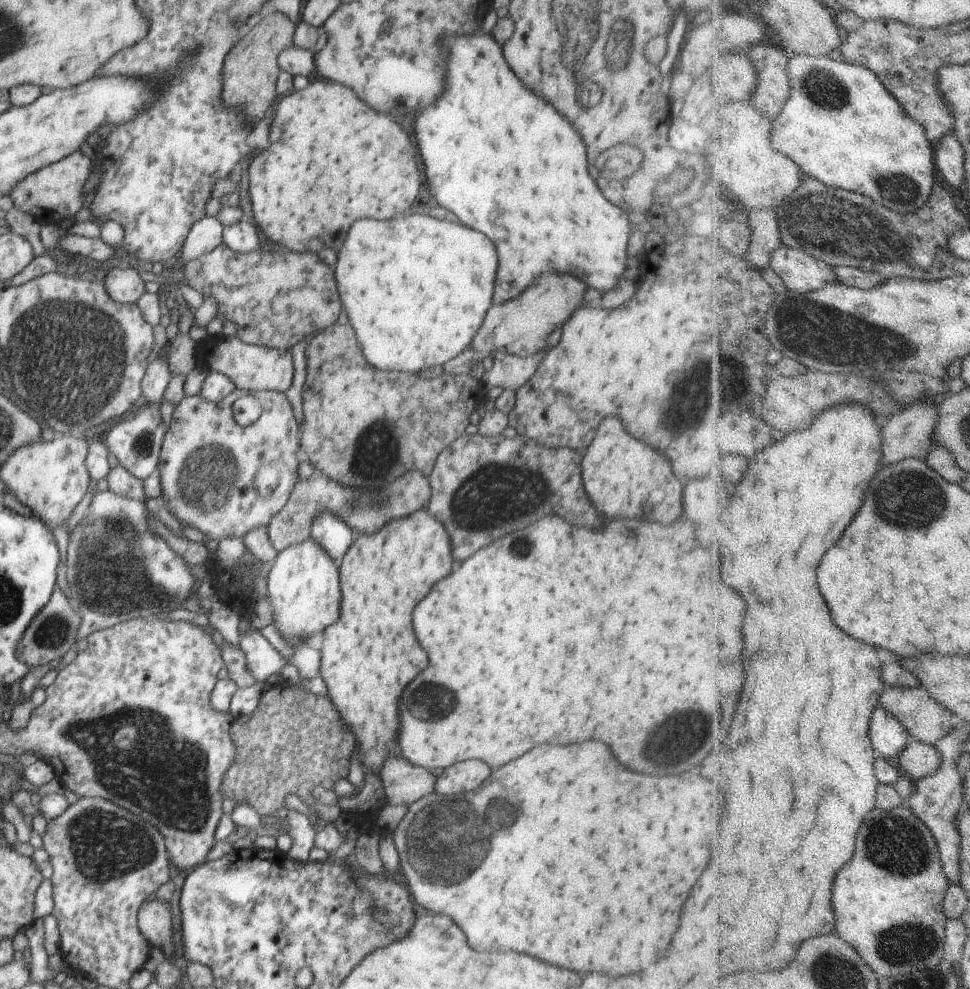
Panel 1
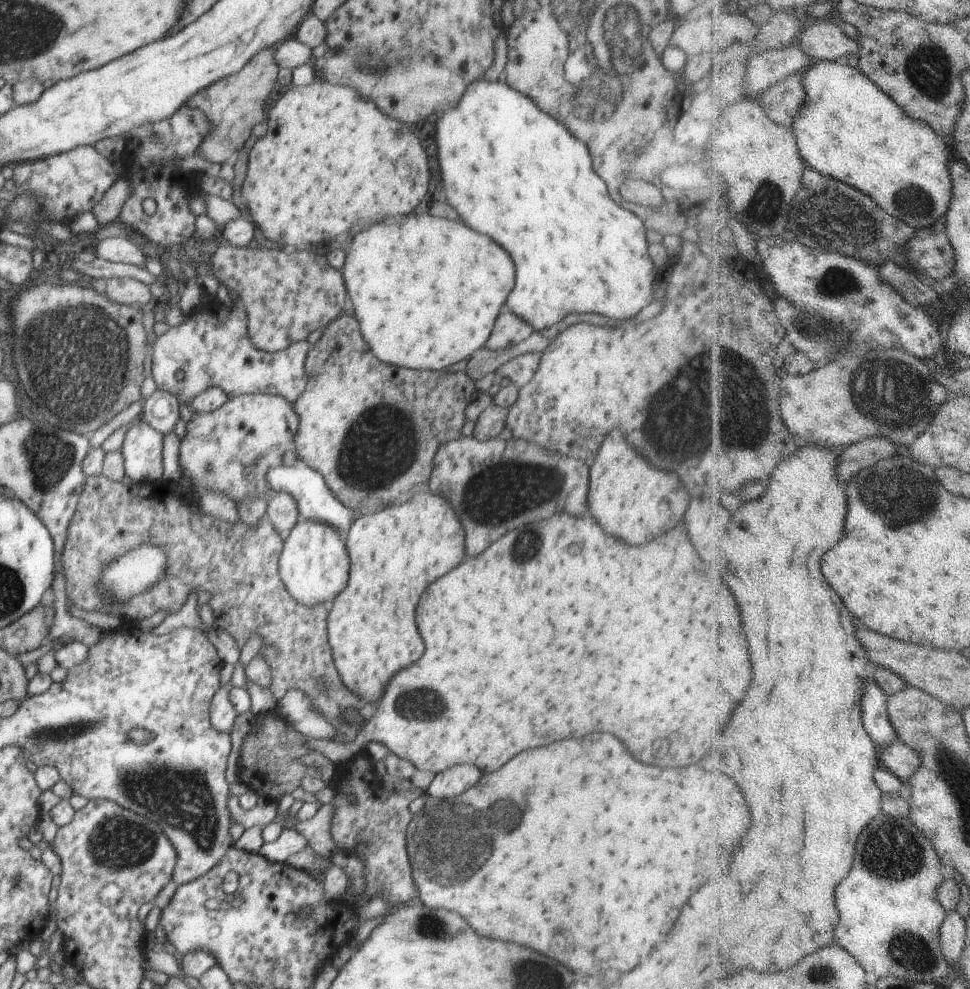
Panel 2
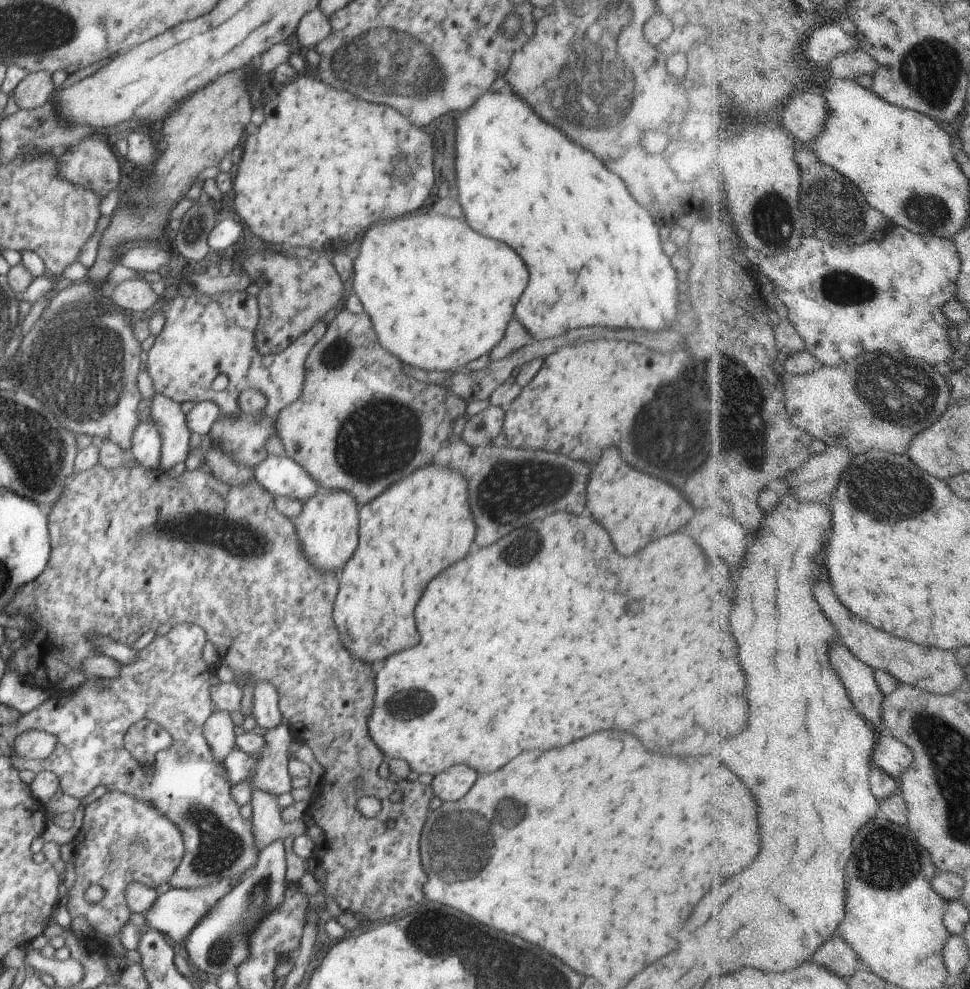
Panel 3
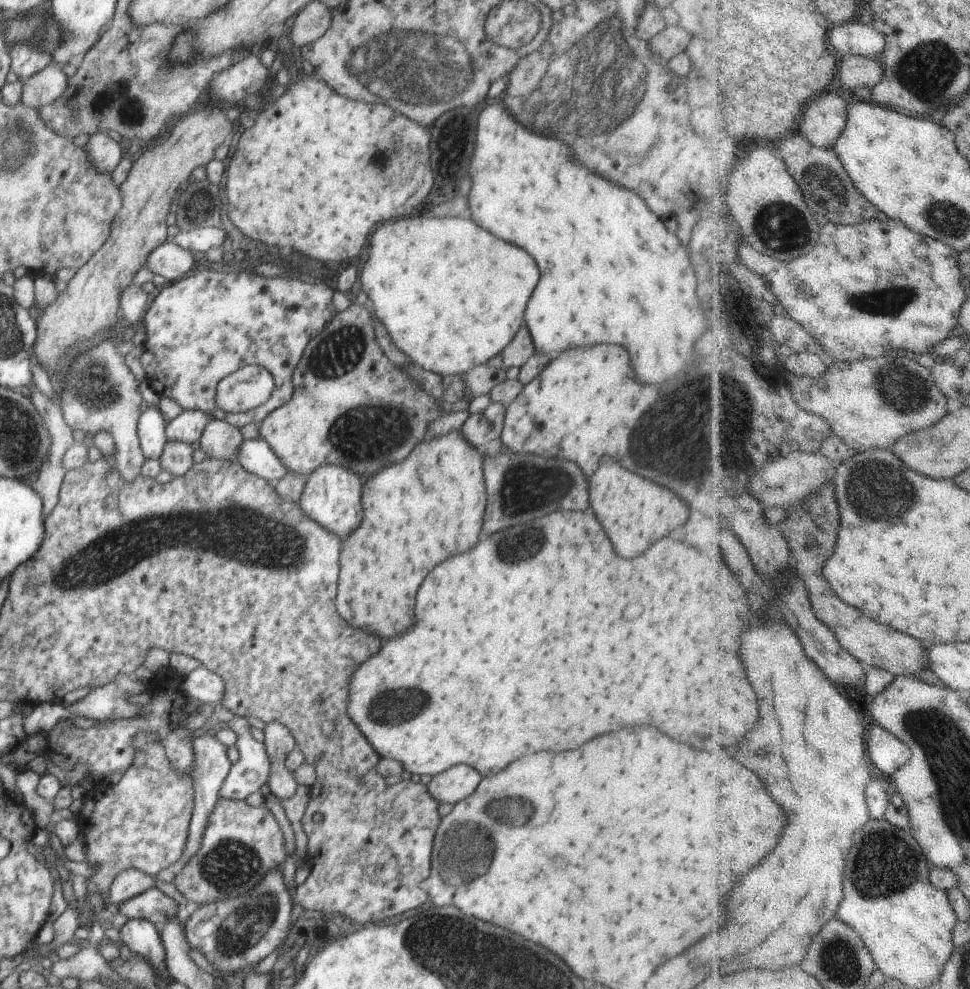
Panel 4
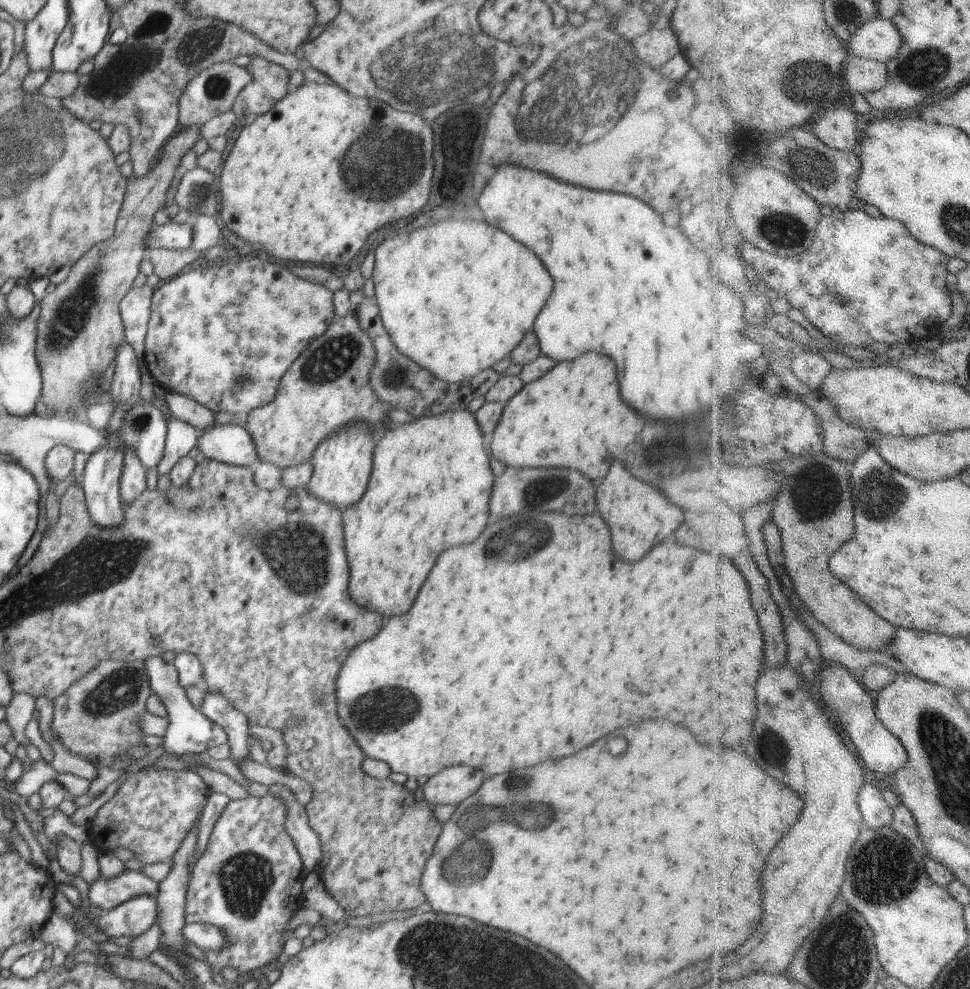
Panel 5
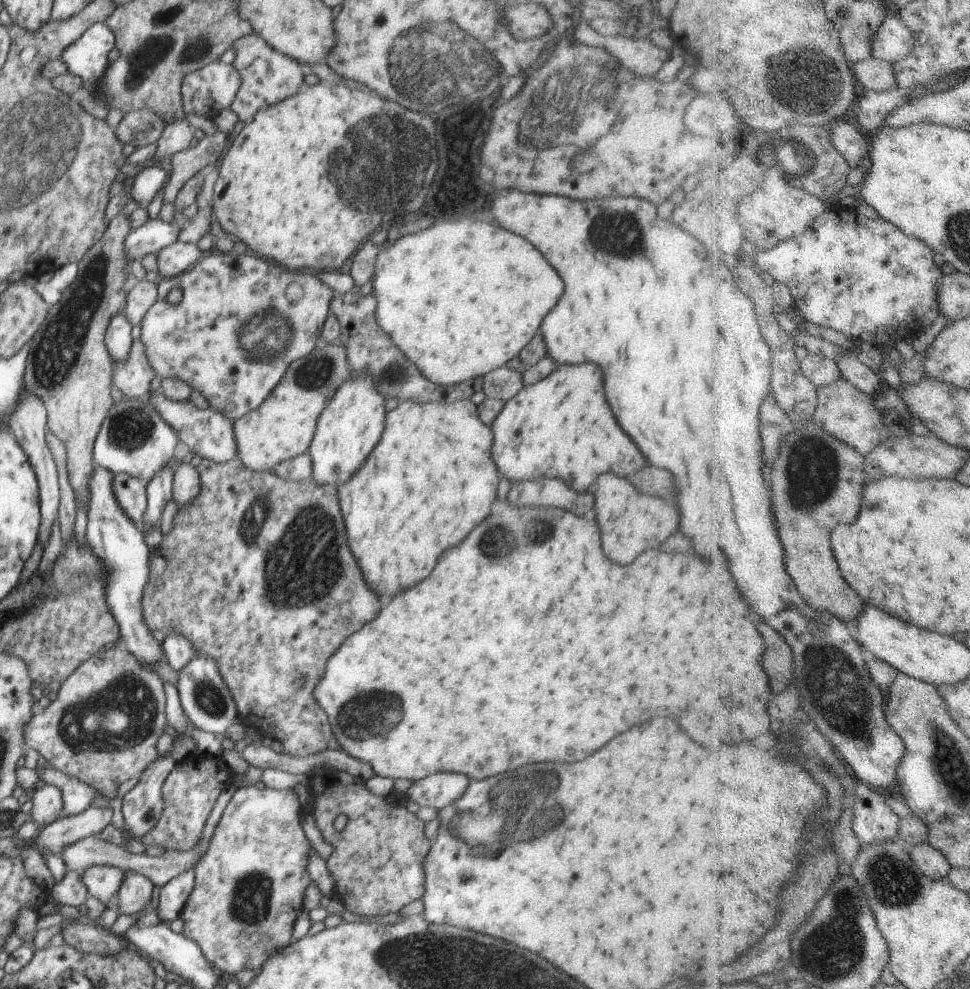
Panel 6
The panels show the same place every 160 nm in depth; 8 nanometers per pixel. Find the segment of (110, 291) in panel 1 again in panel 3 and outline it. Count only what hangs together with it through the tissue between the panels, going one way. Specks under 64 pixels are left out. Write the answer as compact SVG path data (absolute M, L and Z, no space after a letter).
M129 279L116 285L112 290L112 302L118 304L120 308L133 310L134 312L144 312L156 302L161 302L150 283L144 279Z

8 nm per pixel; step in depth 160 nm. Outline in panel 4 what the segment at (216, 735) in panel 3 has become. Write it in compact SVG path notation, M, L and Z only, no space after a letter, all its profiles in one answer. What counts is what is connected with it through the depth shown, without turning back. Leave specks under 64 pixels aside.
M216 727L211 728L193 740L195 765L193 766L192 770L192 780L193 790L195 792L195 807L193 808L193 815L191 816L191 823L187 836L187 845L185 846L185 850L183 851L181 858L178 860L178 864L174 866L176 871L178 868L182 868L186 863L189 863L189 860L193 858L194 853L198 850L208 820L208 815L215 807L218 798L220 798L220 787L231 769L232 764L227 755L228 746L215 737L215 733L217 733L219 730L220 729L217 729Z

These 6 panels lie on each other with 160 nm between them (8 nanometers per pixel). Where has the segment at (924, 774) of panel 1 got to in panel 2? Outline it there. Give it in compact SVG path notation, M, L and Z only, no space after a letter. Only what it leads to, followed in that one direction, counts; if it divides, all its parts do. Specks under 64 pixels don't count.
M903 741L884 749L884 766L909 787L912 776L922 768L922 756L917 749Z

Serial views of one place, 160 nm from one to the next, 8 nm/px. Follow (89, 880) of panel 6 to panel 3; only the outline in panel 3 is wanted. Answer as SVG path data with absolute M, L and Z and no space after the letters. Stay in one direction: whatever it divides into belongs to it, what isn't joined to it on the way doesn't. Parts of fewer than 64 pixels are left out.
M224 879L220 882L193 889L169 889L168 892L157 896L154 904L146 914L146 924L150 929L159 930L181 944L186 942L187 936L194 927L226 896L239 882Z

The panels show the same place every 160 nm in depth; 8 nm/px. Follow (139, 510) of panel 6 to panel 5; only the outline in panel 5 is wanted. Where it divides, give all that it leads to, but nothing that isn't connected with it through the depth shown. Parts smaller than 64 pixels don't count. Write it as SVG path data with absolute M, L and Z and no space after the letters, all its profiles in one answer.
M128 449L127 452L123 454L123 467L119 482L122 503L133 501L147 489L146 472L145 466L137 457L137 452Z

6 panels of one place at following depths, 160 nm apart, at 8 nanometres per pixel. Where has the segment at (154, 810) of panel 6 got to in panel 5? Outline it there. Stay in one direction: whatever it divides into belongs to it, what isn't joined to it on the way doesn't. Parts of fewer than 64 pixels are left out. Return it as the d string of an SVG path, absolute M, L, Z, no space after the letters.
M156 656L148 657L145 665L152 692L160 696L169 714L169 725L161 744L166 750L164 754L182 756L190 752L205 755L210 749L227 743L226 731L206 718L202 711L194 709L190 703L185 688L179 683L179 672L174 663L164 662L161 656Z

